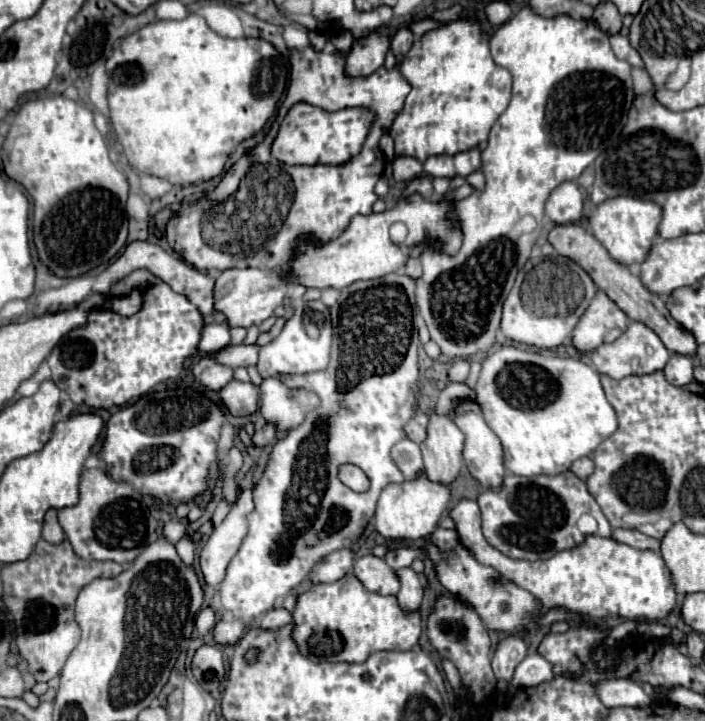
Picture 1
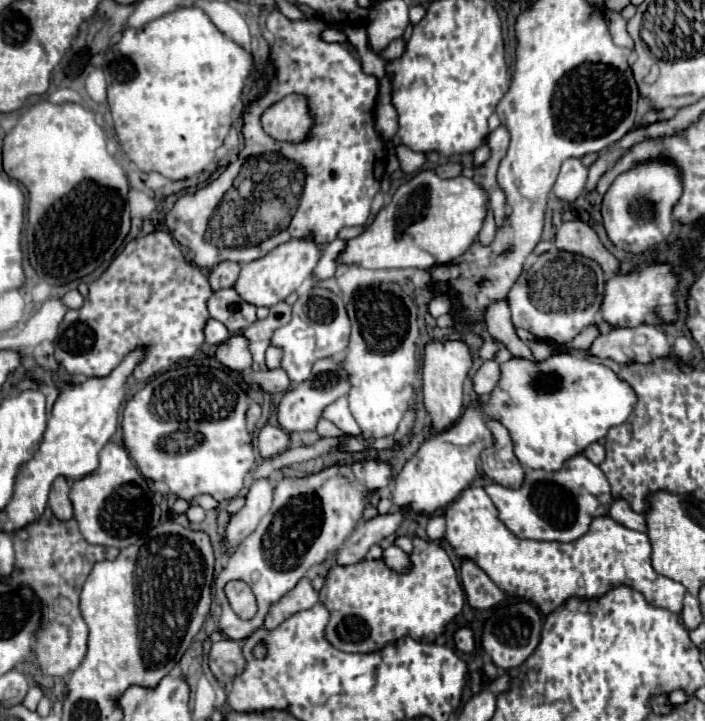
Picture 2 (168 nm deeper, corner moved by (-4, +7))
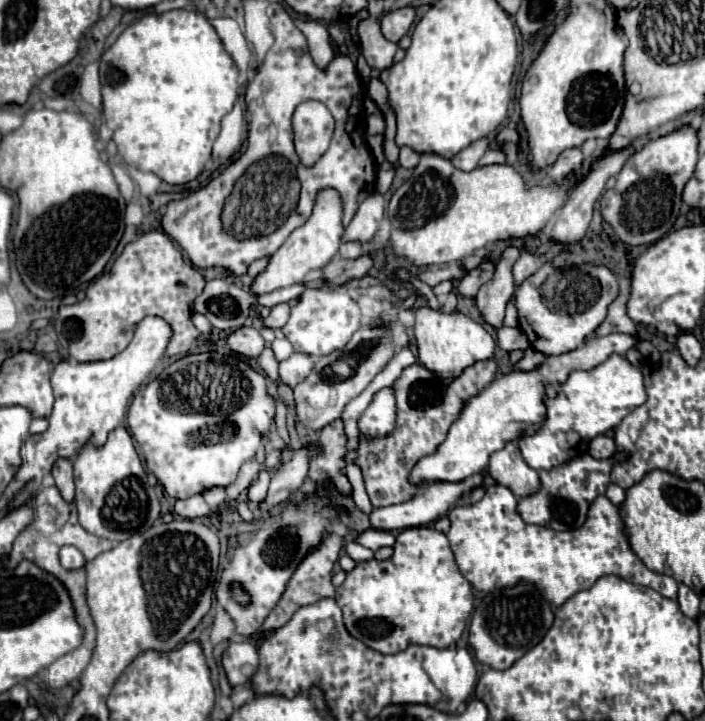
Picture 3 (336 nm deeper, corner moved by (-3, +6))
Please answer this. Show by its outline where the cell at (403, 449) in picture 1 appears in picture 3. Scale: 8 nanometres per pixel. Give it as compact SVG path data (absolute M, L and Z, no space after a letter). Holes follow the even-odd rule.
M285 338L274 339L274 343L272 343L272 351L274 351L274 357L278 362L283 361L294 353L292 345L289 341L286 341Z

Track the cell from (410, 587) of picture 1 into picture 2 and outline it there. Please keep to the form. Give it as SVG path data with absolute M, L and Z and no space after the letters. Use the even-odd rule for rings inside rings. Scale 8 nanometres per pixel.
M391 546L391 548L385 548L383 550L383 560L389 568L397 570L397 572L407 572L409 570L409 556L397 548L397 546Z

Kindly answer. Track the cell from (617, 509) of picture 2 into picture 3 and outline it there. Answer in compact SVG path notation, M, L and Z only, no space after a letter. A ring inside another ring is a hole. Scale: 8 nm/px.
M610 485L608 487L608 491L606 491L606 497L616 505L616 507L622 507L622 503L624 503L624 499L626 499L626 491L622 489L622 487L618 487L618 485Z

